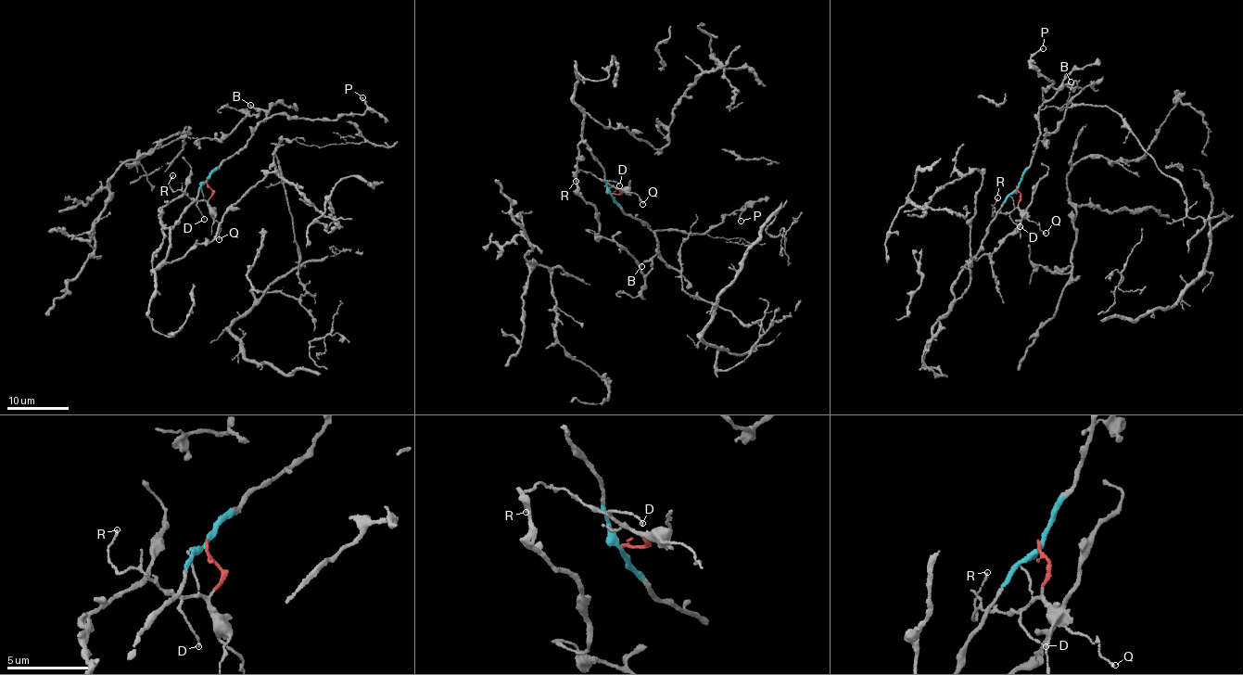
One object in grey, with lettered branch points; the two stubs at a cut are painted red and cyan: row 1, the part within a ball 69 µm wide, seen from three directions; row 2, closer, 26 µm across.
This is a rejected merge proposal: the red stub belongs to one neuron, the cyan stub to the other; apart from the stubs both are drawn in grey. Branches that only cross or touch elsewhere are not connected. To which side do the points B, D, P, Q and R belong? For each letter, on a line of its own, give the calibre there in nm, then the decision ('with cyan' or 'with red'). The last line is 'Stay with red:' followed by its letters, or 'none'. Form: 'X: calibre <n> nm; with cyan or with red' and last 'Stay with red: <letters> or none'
B: calibre 150 nm; with cyan
D: calibre 100 nm; with red
P: calibre 150 nm; with cyan
Q: calibre 120 nm; with red
R: calibre 110 nm; with red
Stay with red: D, Q, R

